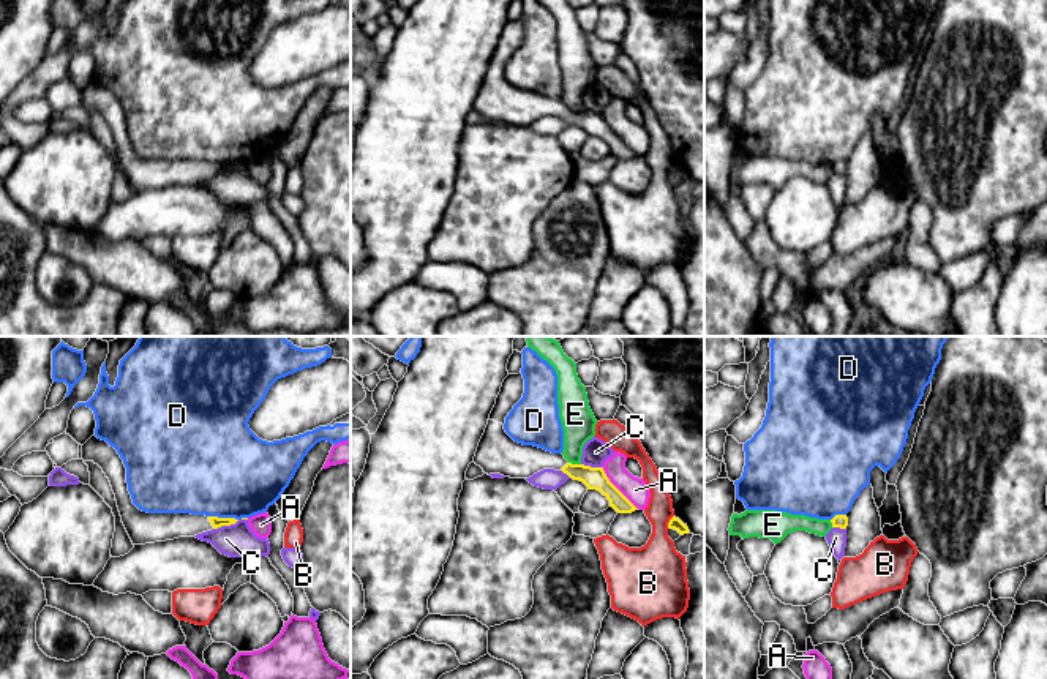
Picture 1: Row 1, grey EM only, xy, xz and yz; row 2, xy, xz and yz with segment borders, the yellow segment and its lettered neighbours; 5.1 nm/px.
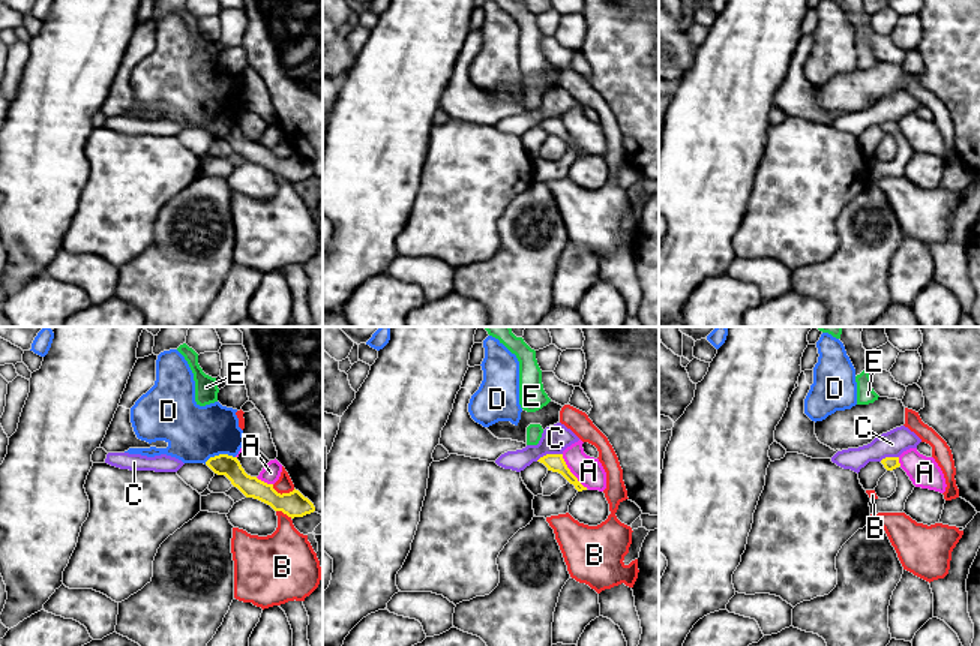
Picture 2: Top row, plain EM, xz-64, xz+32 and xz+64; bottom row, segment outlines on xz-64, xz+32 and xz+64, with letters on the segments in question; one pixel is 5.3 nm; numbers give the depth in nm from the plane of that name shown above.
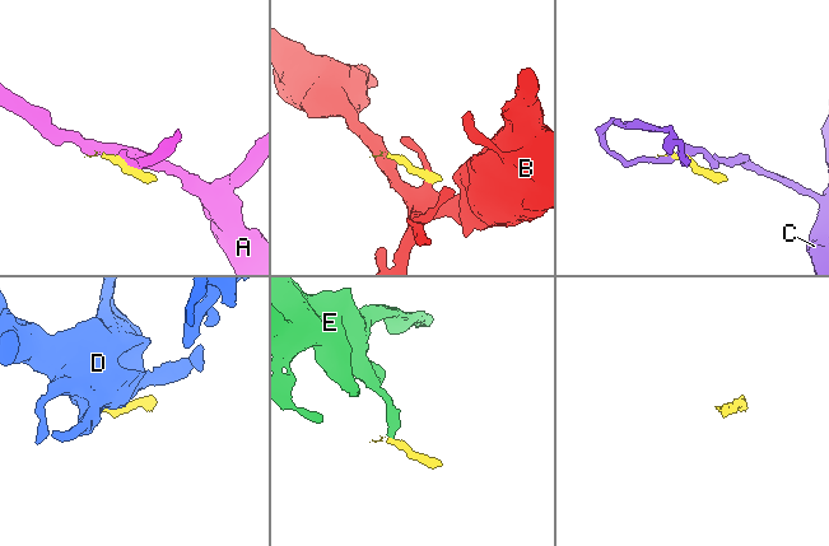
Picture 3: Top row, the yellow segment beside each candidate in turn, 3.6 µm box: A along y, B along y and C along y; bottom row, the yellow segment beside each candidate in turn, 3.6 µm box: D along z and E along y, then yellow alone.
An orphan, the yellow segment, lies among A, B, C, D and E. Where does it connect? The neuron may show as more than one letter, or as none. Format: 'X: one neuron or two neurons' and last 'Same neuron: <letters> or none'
A: two neurons
B: two neurons
C: two neurons
D: two neurons
E: two neurons
Same neuron: none

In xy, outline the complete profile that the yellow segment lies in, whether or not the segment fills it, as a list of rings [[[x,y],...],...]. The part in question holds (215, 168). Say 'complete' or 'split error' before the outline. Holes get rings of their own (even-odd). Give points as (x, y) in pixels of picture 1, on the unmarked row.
split error | [[[92,82],[82,92],[82,106],[98,111],[111,128],[122,169],[133,191],[194,183],[197,180],[235,171],[235,164],[218,164],[191,159],[147,159],[131,145],[126,129],[126,114],[114,93]]]

